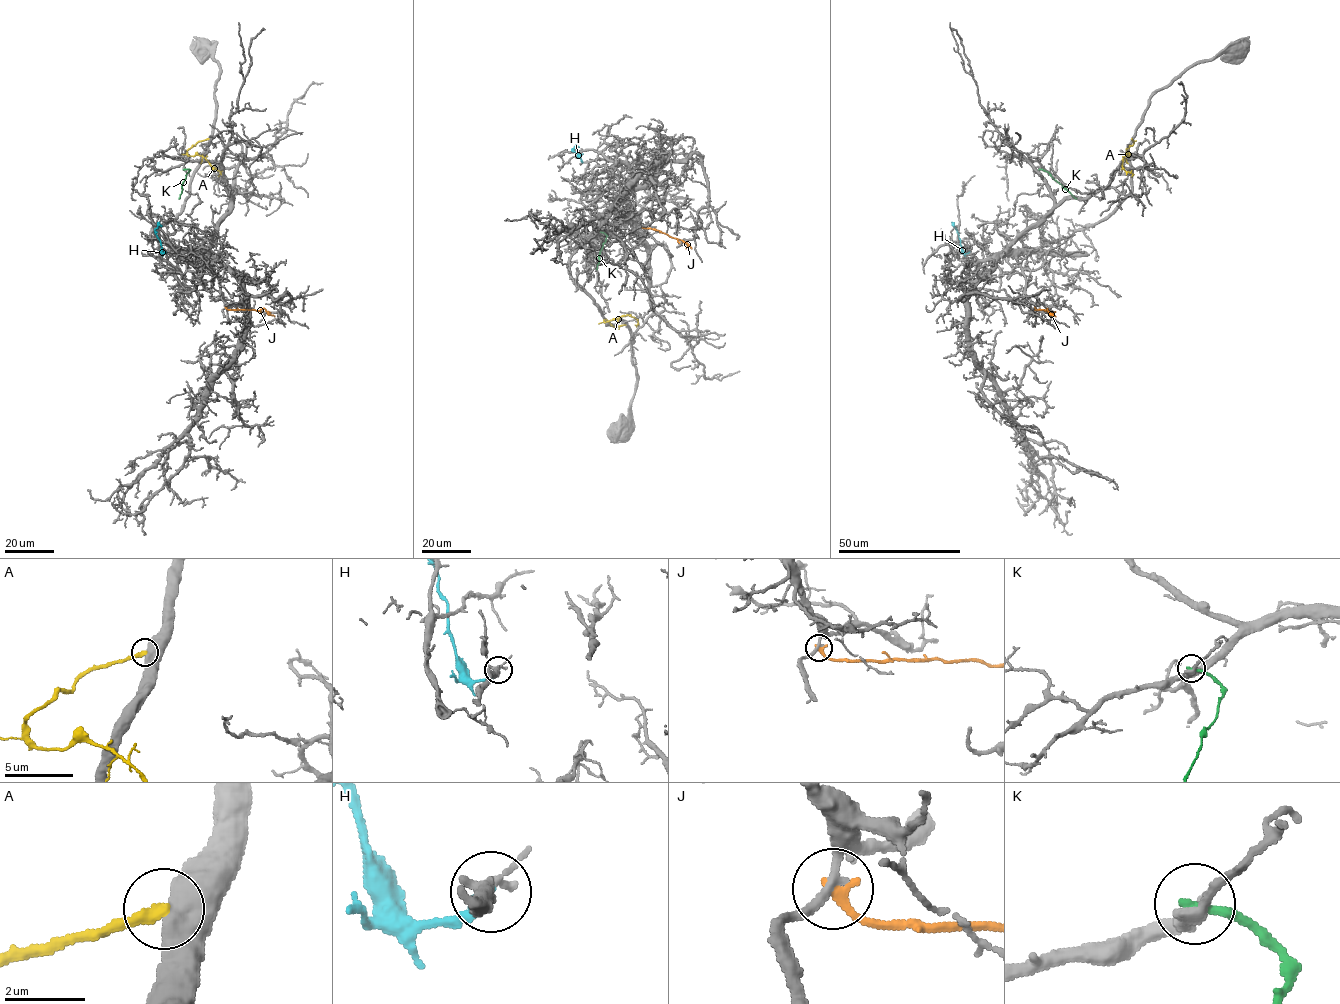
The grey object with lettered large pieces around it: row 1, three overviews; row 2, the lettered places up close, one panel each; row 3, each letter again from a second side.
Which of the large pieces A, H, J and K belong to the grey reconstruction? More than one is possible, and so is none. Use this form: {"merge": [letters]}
{"merge": []}

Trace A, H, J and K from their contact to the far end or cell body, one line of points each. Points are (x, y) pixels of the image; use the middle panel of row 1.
A: (625, 324), (613, 326), (604, 320), (629, 315), (637, 319), (635, 324)
H: (582, 162), (573, 151), (576, 144)
J: (642, 228), (658, 230), (681, 239), (691, 249)
K: (601, 231), (606, 237), (595, 268)

